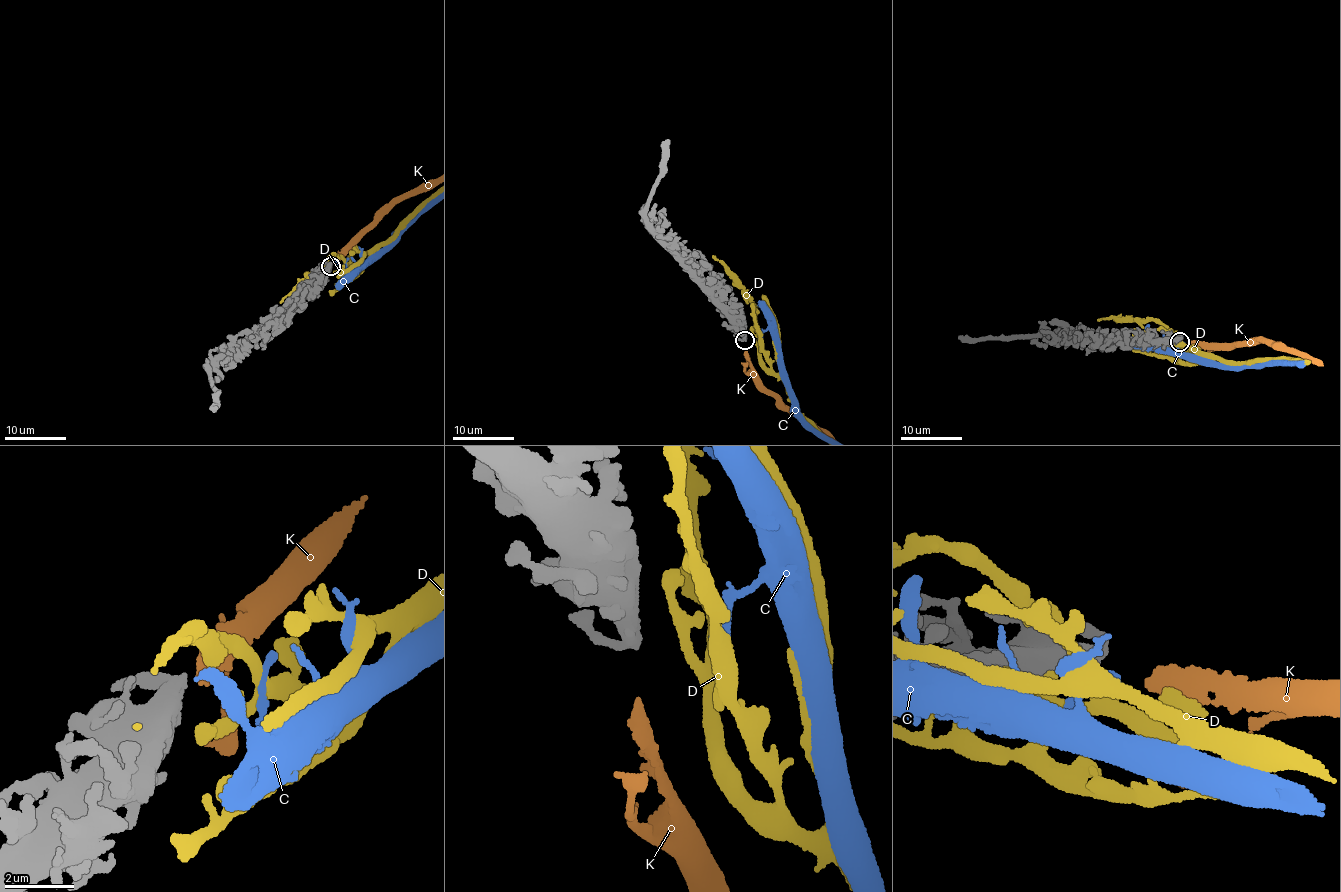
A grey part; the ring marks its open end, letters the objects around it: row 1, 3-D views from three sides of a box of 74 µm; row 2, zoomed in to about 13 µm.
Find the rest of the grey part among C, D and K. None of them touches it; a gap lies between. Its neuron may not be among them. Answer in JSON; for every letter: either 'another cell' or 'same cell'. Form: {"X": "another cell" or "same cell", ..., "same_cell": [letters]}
{"C": "another cell", "D": "another cell", "K": "another cell", "same_cell": []}

